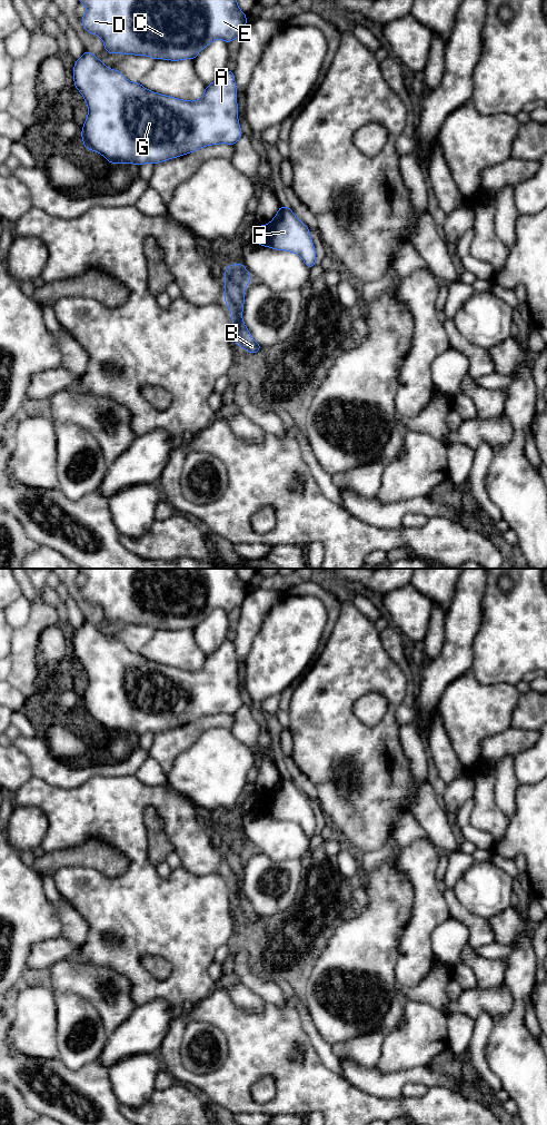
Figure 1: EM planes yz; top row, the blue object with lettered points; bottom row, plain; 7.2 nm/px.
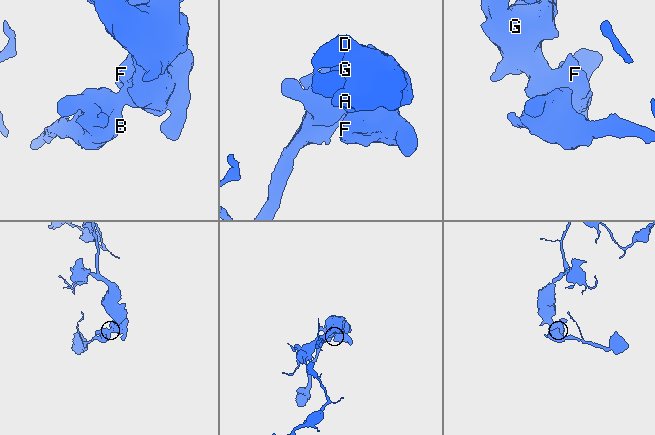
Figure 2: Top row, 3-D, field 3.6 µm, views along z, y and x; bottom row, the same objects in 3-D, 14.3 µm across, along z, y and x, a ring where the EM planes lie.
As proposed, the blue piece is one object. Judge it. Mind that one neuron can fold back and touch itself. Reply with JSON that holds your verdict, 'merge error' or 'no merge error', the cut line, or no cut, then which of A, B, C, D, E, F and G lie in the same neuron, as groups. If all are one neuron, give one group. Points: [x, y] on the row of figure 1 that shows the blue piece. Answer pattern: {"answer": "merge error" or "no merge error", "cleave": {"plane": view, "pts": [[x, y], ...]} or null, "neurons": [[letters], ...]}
{"answer": "no merge error", "cleave": null, "neurons": [["A", "B", "C", "D", "E", "F", "G"]]}

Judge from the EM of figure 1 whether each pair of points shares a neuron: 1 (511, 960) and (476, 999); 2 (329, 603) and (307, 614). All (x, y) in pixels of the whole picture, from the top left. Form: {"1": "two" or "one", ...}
{"1": "two", "2": "two"}

